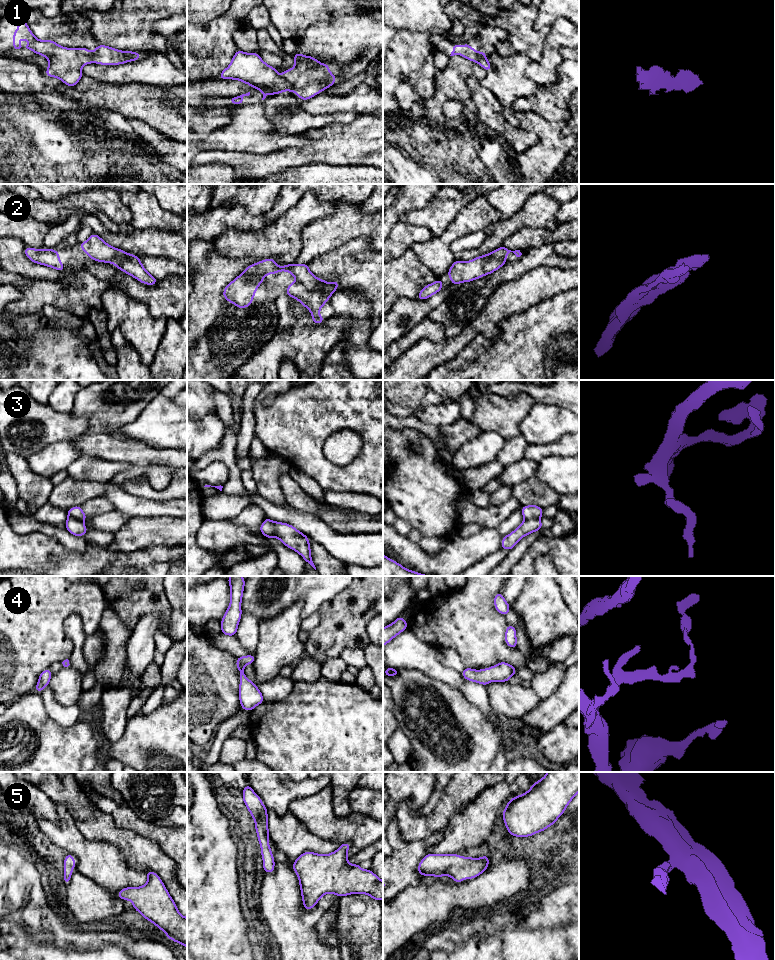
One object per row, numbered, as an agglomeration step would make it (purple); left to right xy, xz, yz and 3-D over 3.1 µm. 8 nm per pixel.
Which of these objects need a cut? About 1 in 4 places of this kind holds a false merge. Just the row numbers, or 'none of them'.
1, 3

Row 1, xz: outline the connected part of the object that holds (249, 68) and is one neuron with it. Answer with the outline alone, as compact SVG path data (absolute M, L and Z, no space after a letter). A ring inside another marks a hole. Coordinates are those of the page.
M237 50L230 65L220 73L219 79L239 80L257 88L257 91L263 92L262 100L268 94L293 92L290 83L278 74L275 67L266 64L259 53L245 53Z

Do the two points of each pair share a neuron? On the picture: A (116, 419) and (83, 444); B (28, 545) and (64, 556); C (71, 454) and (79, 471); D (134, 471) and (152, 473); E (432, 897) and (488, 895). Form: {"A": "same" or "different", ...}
{"A": "different", "B": "same", "C": "different", "D": "same", "E": "same"}

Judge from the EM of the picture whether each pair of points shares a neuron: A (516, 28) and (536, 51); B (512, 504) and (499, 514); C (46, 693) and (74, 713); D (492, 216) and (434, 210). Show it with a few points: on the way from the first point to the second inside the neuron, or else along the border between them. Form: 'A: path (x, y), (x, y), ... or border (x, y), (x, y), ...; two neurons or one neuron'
A: path (521, 34), (532, 45); one neuron
B: path (509, 506), (502, 512); one neuron
C: path (50, 701), (62, 713), (66, 713); one neuron
D: border (477, 198), (467, 203), (444, 231); two neurons

